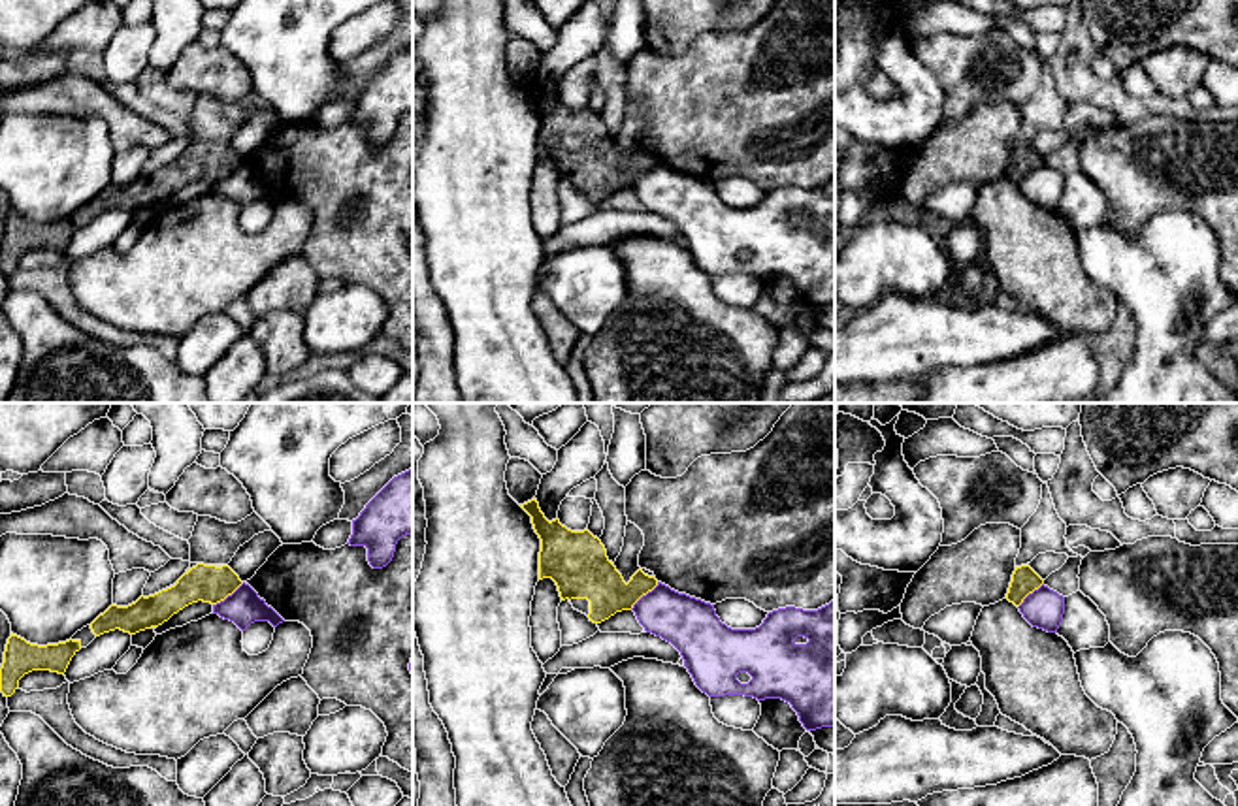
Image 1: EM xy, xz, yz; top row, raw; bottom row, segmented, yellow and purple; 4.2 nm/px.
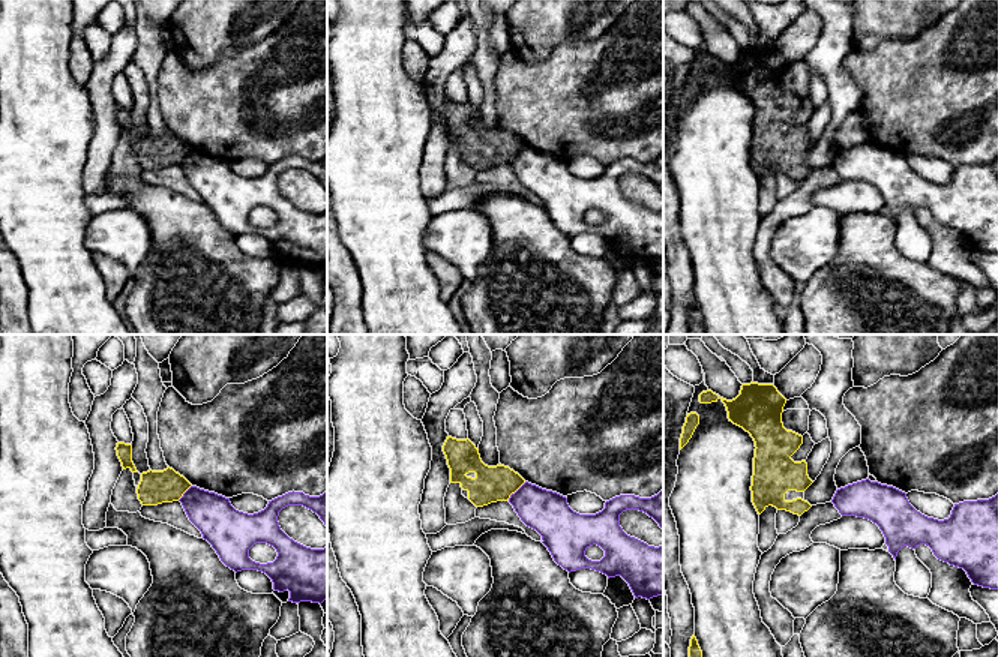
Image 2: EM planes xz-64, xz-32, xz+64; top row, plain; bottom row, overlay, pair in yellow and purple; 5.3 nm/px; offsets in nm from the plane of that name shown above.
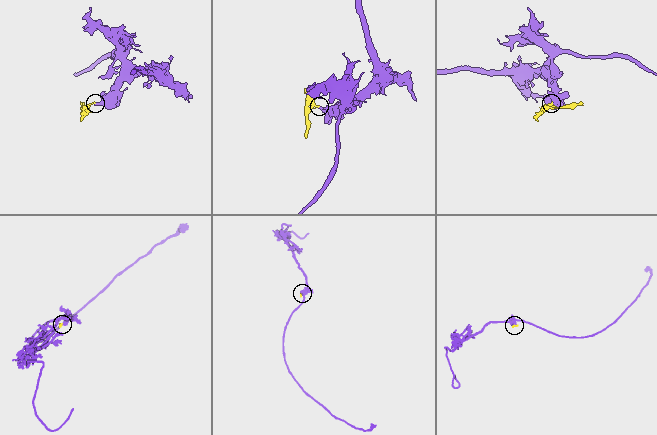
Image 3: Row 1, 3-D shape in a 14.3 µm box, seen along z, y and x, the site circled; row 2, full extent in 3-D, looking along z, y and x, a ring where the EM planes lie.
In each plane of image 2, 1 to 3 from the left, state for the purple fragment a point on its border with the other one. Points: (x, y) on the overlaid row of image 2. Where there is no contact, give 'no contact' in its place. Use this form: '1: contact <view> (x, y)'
1: contact xz-64 (185, 491)
2: contact xz-32 (515, 491)
3: no contact

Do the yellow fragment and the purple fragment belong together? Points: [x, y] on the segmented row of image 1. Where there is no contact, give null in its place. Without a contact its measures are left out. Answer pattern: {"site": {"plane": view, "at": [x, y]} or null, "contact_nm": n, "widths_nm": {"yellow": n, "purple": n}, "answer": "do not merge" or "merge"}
{"site": {"plane": "xz", "at": [643, 594]}, "contact_nm": 170, "widths_nm": {"yellow": 200, "purple": 220}, "answer": "do not merge"}

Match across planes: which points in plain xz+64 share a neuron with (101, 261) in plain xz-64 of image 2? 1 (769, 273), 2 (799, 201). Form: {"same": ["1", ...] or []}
{"same": ["1", "2"]}

